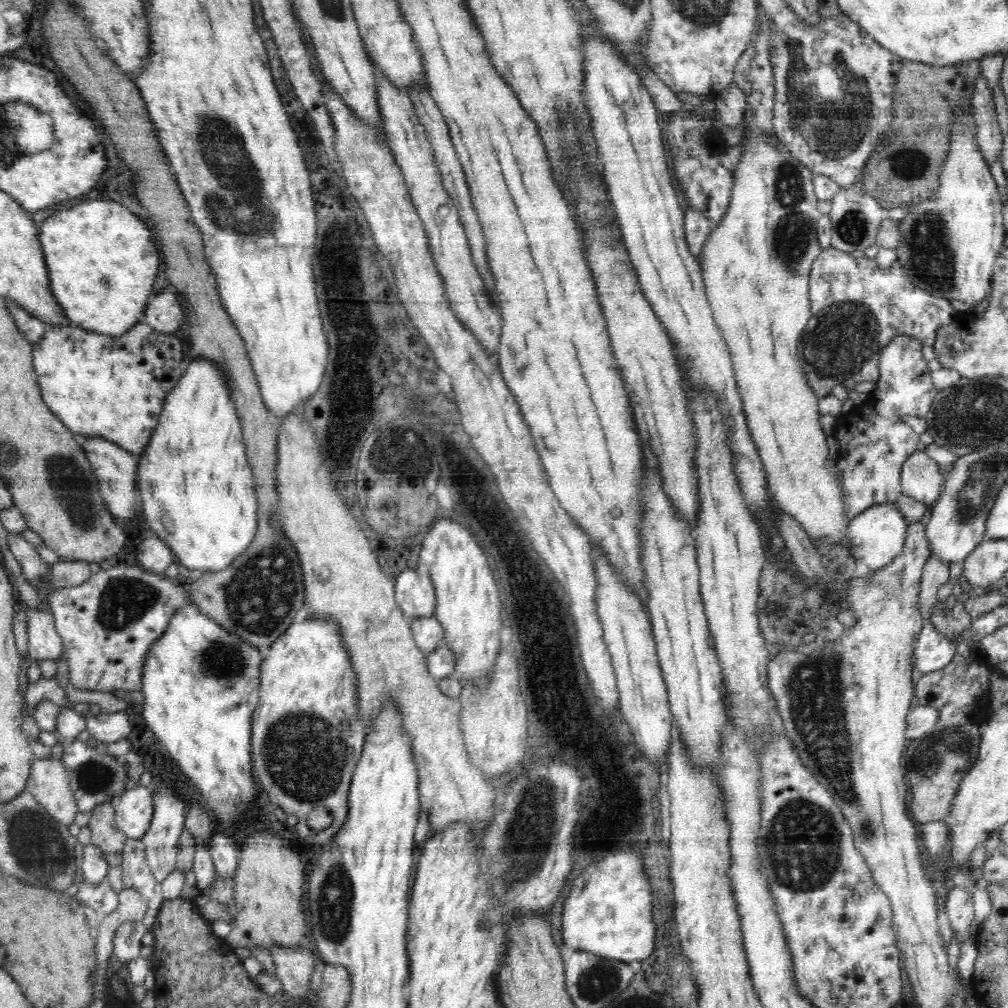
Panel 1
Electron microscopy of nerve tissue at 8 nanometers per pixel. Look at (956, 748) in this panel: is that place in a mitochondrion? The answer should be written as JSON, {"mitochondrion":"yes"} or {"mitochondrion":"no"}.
{"mitochondrion":"yes"}

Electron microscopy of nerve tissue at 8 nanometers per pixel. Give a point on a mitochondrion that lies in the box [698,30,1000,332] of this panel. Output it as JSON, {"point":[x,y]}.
{"point":[828,107]}

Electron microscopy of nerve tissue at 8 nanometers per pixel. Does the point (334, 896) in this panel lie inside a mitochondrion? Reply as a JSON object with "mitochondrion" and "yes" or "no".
{"mitochondrion":"yes"}

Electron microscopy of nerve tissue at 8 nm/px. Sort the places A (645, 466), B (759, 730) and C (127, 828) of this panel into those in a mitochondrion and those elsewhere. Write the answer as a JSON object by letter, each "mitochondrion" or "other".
{"A":"other","B":"other","C":"other"}

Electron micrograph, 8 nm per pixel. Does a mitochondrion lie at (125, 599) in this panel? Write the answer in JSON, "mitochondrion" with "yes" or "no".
{"mitochondrion":"yes"}

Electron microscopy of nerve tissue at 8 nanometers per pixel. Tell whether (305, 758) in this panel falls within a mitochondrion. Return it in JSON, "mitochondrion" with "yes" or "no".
{"mitochondrion":"yes"}

